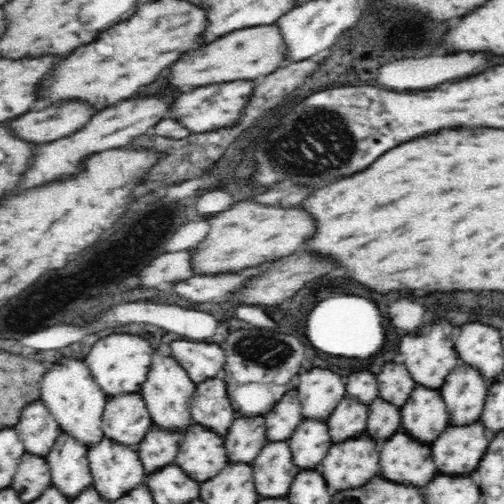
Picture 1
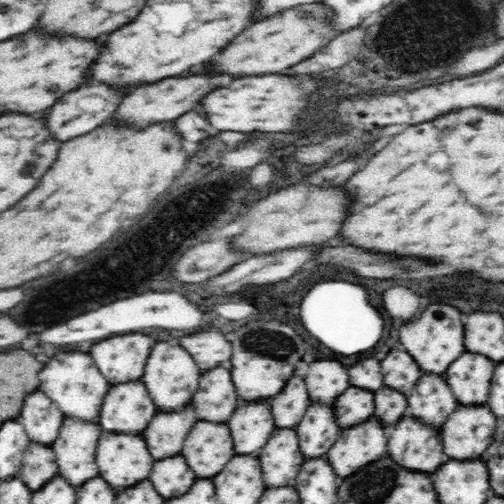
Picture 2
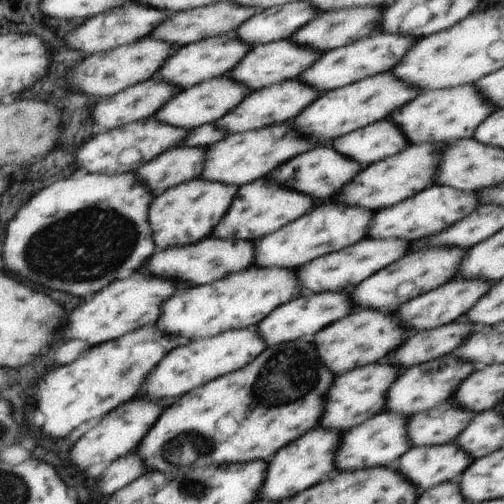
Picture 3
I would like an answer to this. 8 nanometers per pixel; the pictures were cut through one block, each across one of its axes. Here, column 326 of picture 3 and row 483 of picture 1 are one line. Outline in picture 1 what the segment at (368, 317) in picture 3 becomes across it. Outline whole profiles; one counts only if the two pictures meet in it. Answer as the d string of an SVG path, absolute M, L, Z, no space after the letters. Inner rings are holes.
M360 434L334 444L318 468L324 472L324 476L328 476L330 488L344 490L356 488L364 484L368 476L374 476L380 470L378 462L376 440L368 434Z

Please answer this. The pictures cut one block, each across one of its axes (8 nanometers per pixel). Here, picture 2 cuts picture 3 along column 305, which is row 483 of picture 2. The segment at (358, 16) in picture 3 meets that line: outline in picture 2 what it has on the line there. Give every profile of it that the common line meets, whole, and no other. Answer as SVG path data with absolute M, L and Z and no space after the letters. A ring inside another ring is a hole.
M30 442L24 452L24 464L20 470L20 476L24 478L28 488L36 492L44 484L48 484L56 476L56 472L60 472L56 452L48 444L44 446L40 442Z

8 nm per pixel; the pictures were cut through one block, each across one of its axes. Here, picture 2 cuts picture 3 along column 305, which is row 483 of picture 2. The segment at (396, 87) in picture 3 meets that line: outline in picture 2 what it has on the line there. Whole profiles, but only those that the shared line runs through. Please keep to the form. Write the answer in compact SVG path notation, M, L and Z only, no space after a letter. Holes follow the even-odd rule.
M104 434L96 456L100 476L112 484L116 492L150 476L154 458L142 436L136 434Z

